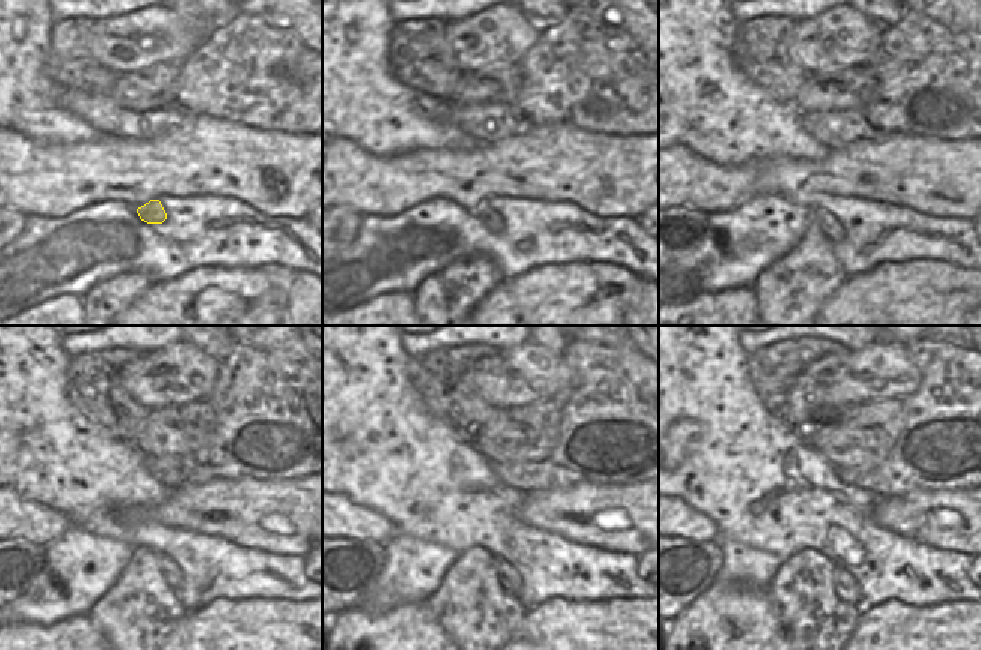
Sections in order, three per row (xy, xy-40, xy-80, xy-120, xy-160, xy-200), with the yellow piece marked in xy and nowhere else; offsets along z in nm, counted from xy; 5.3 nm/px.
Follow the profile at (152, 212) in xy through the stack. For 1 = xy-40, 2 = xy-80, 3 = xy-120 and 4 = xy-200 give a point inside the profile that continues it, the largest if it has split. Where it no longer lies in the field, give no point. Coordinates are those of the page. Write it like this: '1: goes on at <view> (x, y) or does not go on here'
1: goes on at xy-40 (492, 221)
2: goes on at xy-80 (831, 227)
3: goes on at xy-120 (171, 575)
4: goes on at xy-200 (846, 587)

